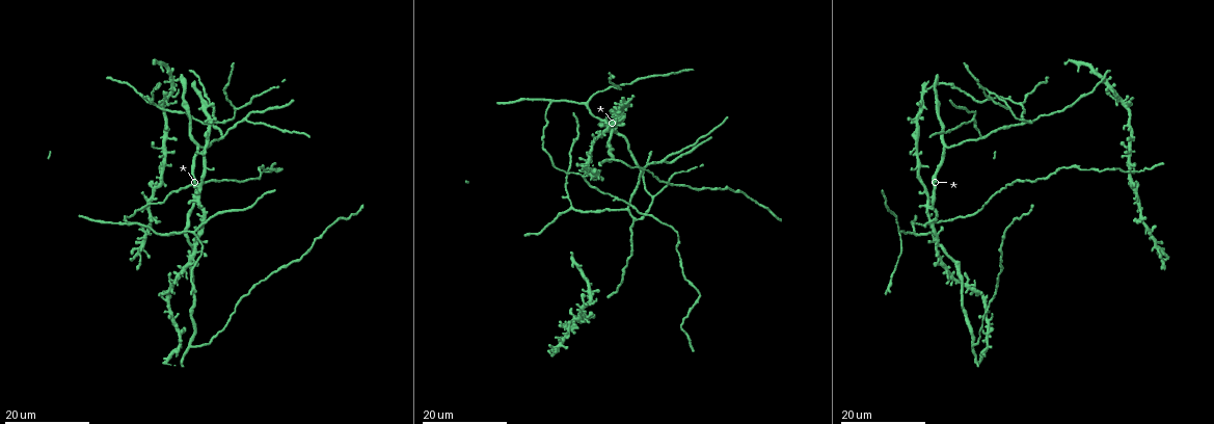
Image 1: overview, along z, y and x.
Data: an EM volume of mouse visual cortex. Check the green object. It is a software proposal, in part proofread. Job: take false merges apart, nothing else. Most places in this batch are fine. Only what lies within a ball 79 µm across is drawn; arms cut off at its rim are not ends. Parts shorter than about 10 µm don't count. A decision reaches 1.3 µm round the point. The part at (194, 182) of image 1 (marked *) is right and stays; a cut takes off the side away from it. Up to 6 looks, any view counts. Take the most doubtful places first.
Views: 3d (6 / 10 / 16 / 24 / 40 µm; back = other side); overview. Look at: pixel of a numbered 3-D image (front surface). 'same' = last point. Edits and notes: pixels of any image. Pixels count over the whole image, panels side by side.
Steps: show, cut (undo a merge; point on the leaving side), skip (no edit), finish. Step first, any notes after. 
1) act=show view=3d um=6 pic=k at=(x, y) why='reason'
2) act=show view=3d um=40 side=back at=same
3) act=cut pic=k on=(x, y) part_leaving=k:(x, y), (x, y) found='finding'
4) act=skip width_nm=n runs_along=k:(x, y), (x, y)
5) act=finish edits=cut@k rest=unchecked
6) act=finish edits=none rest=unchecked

act=show view=3d um=16 pic=1 at=(188, 343) why='thin arm on a thick one'

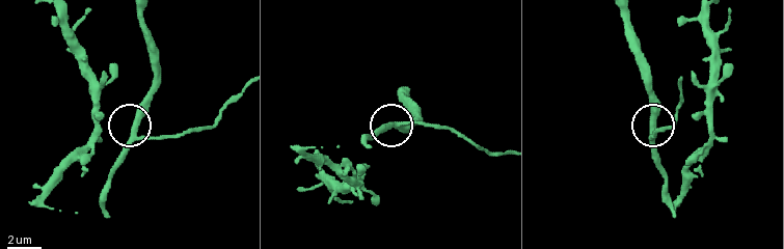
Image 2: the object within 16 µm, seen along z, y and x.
act=show view=3d um=6 pic=2 at=(134, 128)

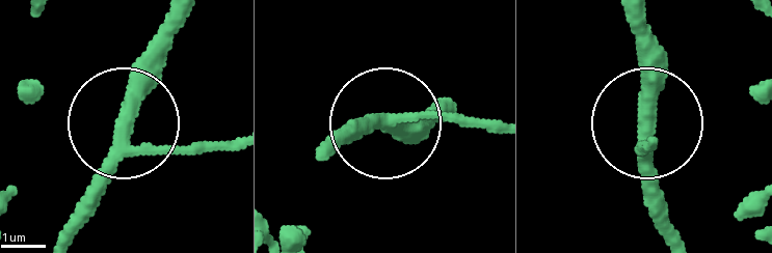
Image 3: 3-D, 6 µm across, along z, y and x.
act=skip arms=3 found='one neuron here'

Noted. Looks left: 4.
act=show view=3d um=24 pic=1 at=(219, 123) why='three-way junction'

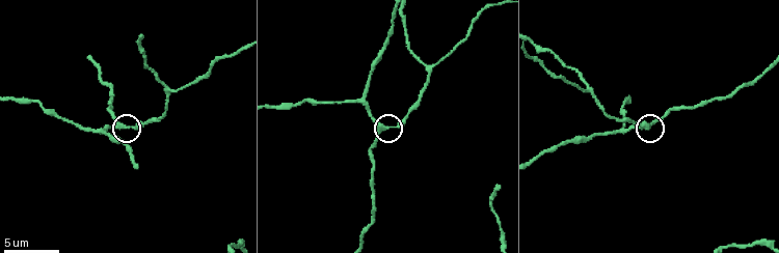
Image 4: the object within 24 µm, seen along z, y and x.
act=show view=3d um=10 pic=4 at=(383, 127)

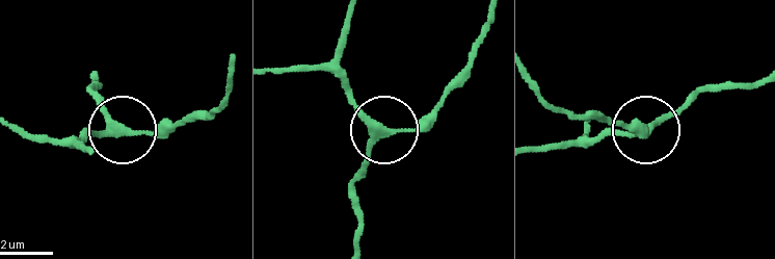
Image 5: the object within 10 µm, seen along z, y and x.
act=skip runs_along=5:(350, 21), (337, 68), (377, 122), (410, 128), (442, 104) found='all the same neuron'

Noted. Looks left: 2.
act=show view=3d um=16 pic=1 at=(569, 206) why='branch point'

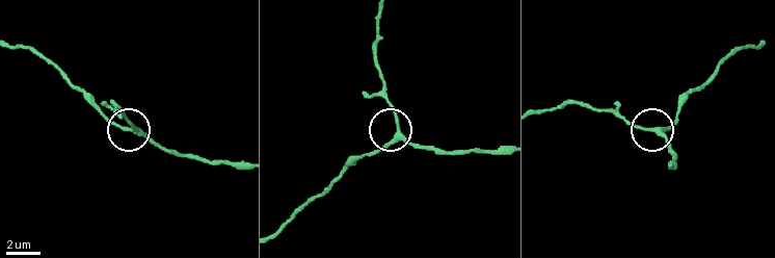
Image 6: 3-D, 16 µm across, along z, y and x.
act=show view=3d um=10 pic=6 at=(653, 132)

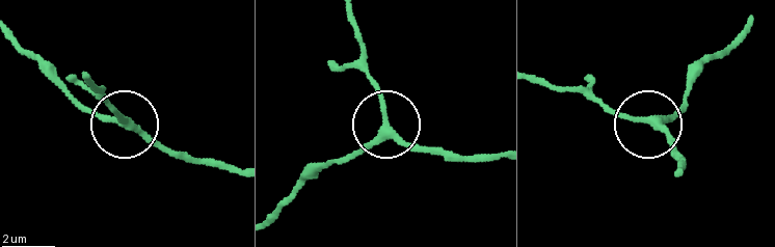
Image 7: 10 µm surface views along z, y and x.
act=skip side_arm_um=16 runs_along=7:(497, 156), (423, 149), (390, 127), (345, 160) found='one neuron here'

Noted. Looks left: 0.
act=finish edits=none rest=unchecked

